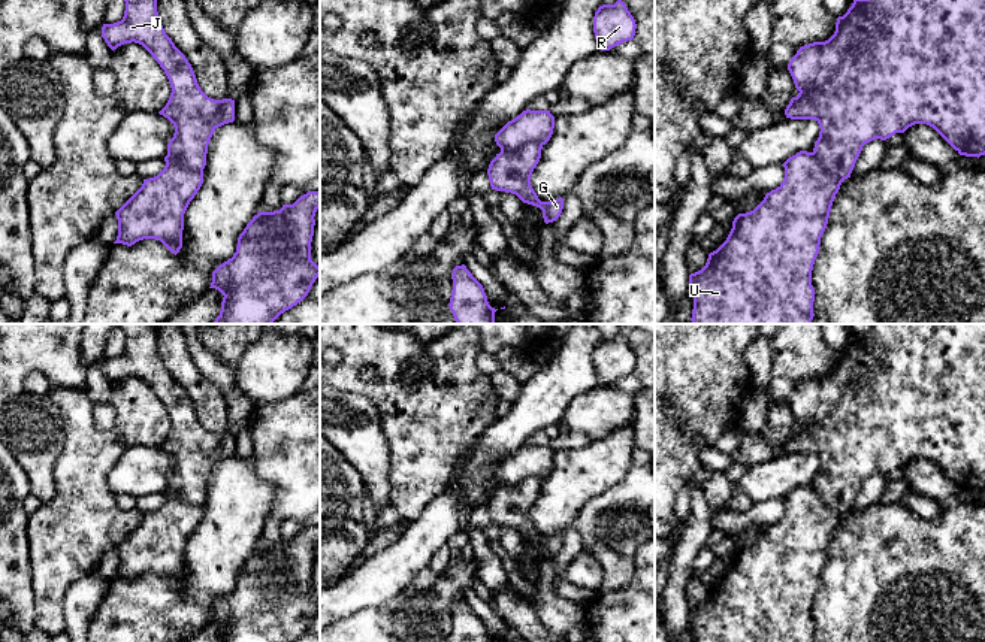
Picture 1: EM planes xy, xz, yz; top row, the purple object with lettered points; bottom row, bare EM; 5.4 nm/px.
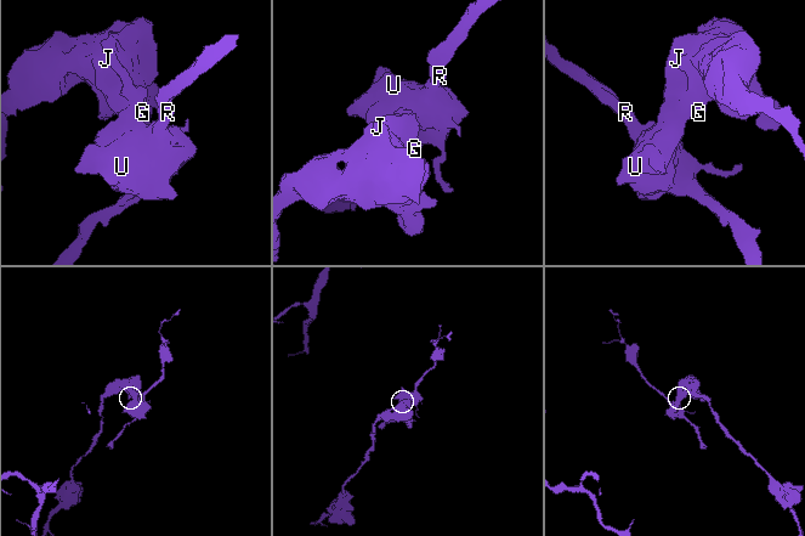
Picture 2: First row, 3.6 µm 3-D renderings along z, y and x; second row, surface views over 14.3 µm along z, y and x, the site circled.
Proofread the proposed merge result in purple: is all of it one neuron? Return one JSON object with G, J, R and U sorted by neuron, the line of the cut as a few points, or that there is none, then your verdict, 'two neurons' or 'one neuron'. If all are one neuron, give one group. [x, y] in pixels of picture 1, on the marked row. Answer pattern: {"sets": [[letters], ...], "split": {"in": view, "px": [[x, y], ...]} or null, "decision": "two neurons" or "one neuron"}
{"sets": [["G", "J"], ["R", "U"]], "split": {"in": "xz", "px": [[541, 144], [523, 144], [514, 150], [501, 151]]}, "decision": "two neurons"}

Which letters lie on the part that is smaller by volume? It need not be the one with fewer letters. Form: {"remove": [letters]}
{"remove": ["R", "U"]}

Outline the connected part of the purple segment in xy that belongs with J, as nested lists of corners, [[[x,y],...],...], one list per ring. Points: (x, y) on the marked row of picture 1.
[[[157,0],[124,1],[123,19],[103,24],[102,37],[112,51],[124,43],[139,43],[160,64],[172,93],[158,113],[175,127],[164,161],[175,160],[187,169],[203,170],[214,131],[235,121],[235,100],[214,100],[200,90],[191,64],[161,25]]]

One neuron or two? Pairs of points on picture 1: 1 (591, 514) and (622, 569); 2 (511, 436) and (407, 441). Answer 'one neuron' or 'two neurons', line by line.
1: one neuron
2: two neurons

